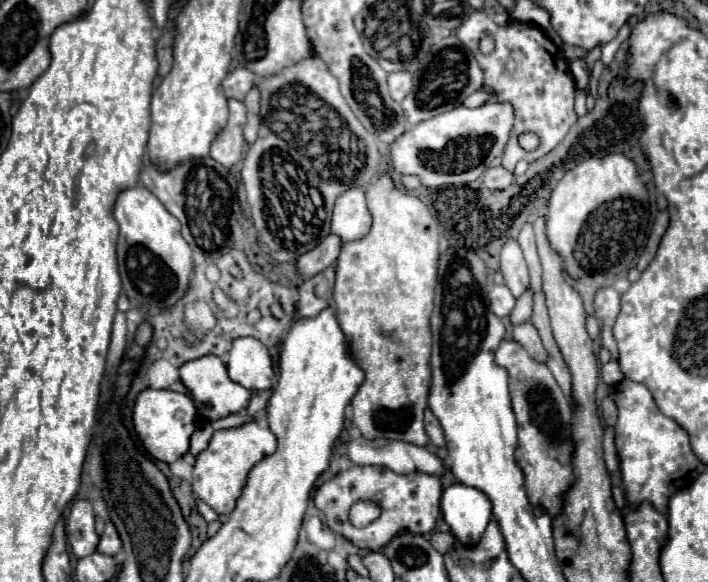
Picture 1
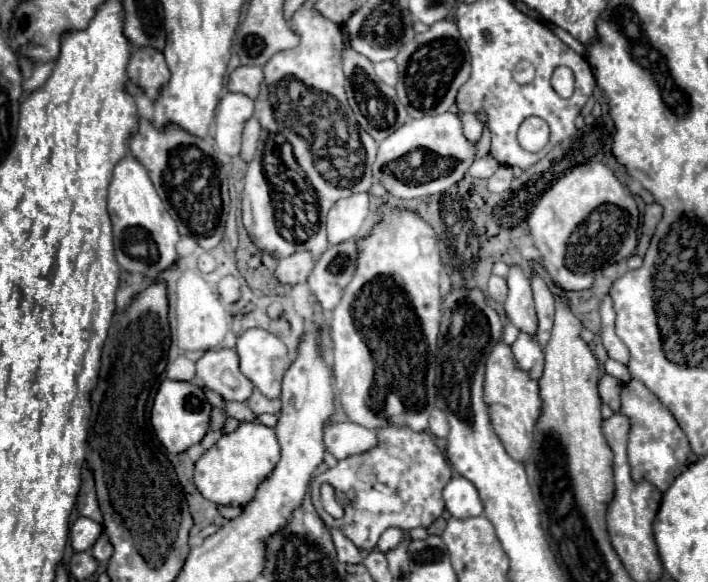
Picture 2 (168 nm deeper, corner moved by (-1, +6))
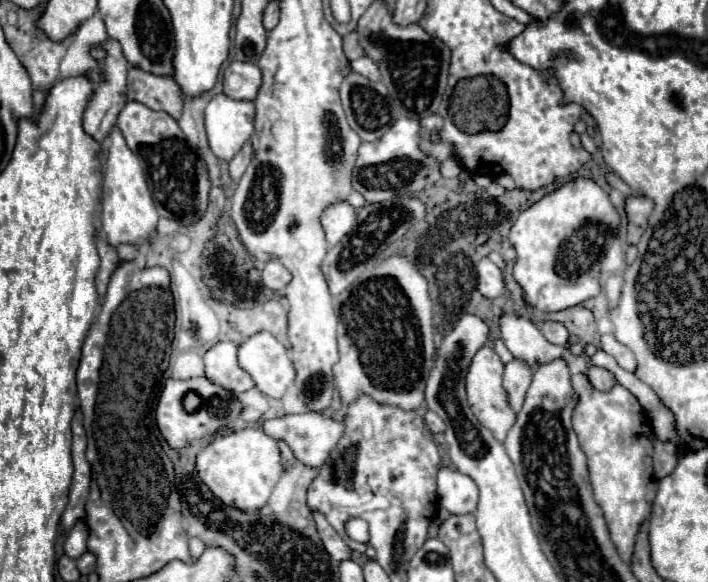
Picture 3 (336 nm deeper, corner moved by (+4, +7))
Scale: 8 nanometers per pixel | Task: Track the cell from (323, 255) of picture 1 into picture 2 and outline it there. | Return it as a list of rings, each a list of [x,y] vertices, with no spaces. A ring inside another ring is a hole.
[[[293,253],[277,263],[277,269],[275,269],[277,281],[283,285],[305,283],[313,265],[315,265],[315,261],[309,253]]]

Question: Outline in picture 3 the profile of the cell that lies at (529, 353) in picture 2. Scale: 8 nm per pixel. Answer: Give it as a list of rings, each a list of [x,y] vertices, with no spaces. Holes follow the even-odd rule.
[[[514,358],[512,362],[506,364],[506,370],[504,370],[504,388],[508,392],[510,406],[516,412],[522,408],[526,390],[528,390],[530,382],[532,382],[532,374],[534,374],[534,370],[524,360],[520,360],[520,358]]]

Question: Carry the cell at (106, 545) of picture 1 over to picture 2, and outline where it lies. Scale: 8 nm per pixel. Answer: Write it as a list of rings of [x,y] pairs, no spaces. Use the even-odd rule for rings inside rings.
[[[101,535],[101,537],[97,539],[97,543],[91,547],[91,555],[95,557],[95,561],[99,561],[99,565],[107,565],[107,561],[109,561],[111,555],[113,555],[113,547],[111,547],[107,535]]]

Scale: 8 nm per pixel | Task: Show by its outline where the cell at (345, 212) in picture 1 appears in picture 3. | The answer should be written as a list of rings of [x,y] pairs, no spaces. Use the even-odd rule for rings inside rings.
[[[346,200],[326,208],[326,212],[322,212],[322,228],[326,232],[328,246],[338,244],[338,240],[342,240],[354,228],[354,220],[356,208],[350,206]]]

